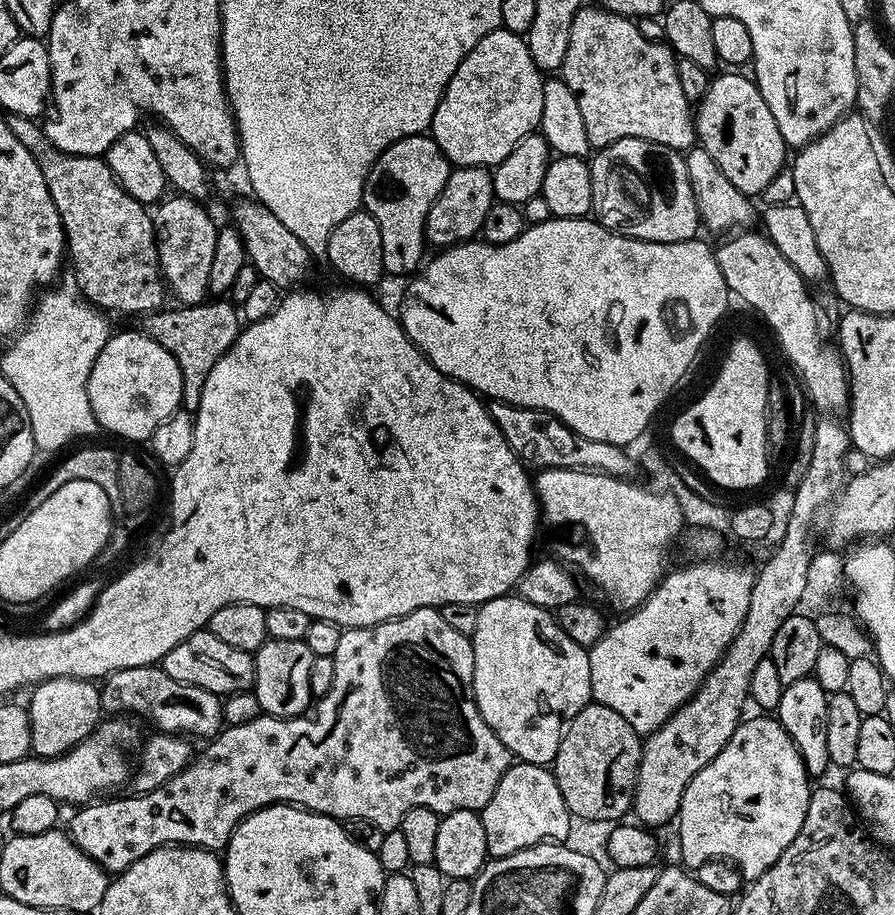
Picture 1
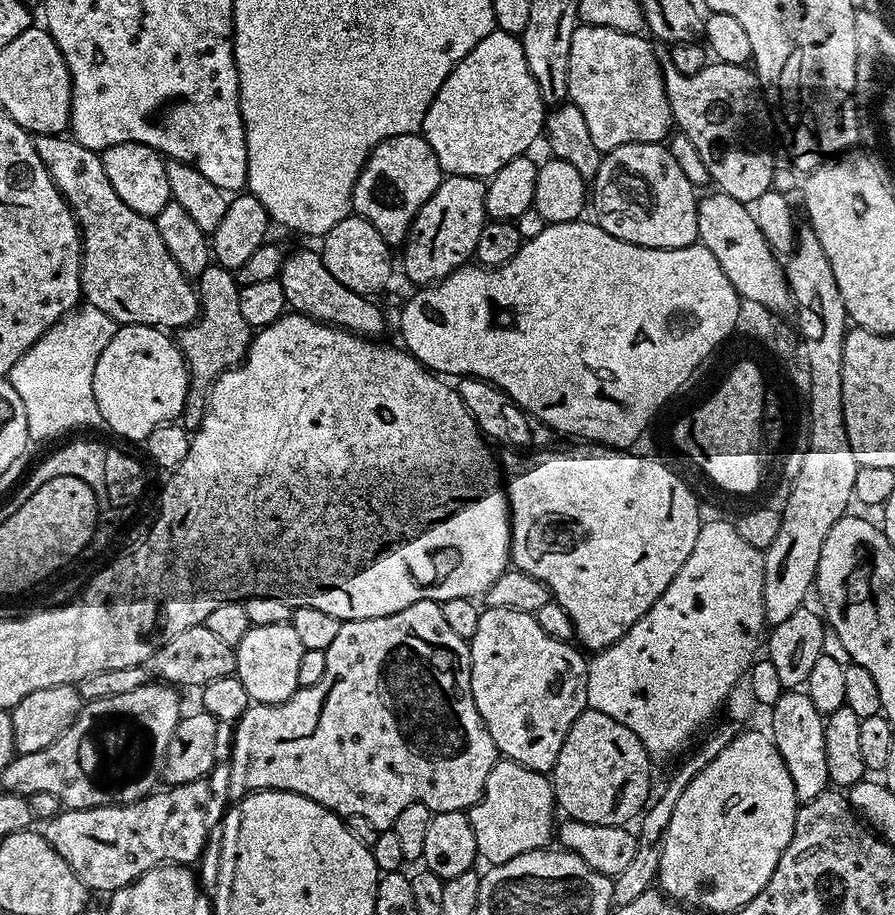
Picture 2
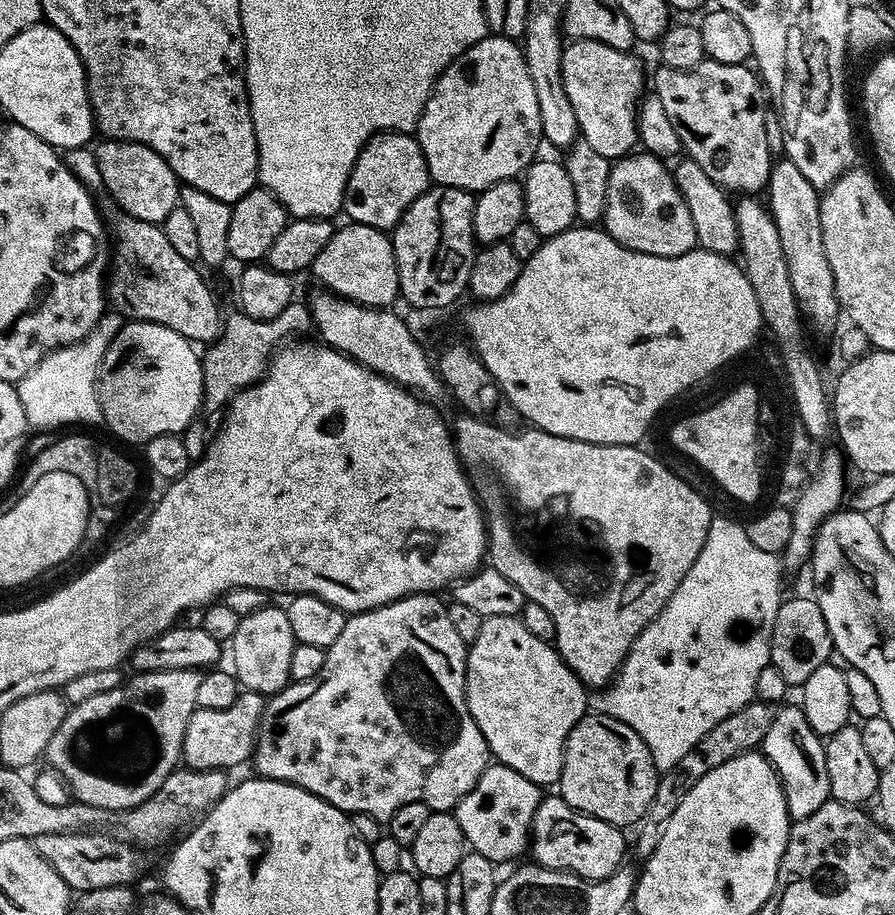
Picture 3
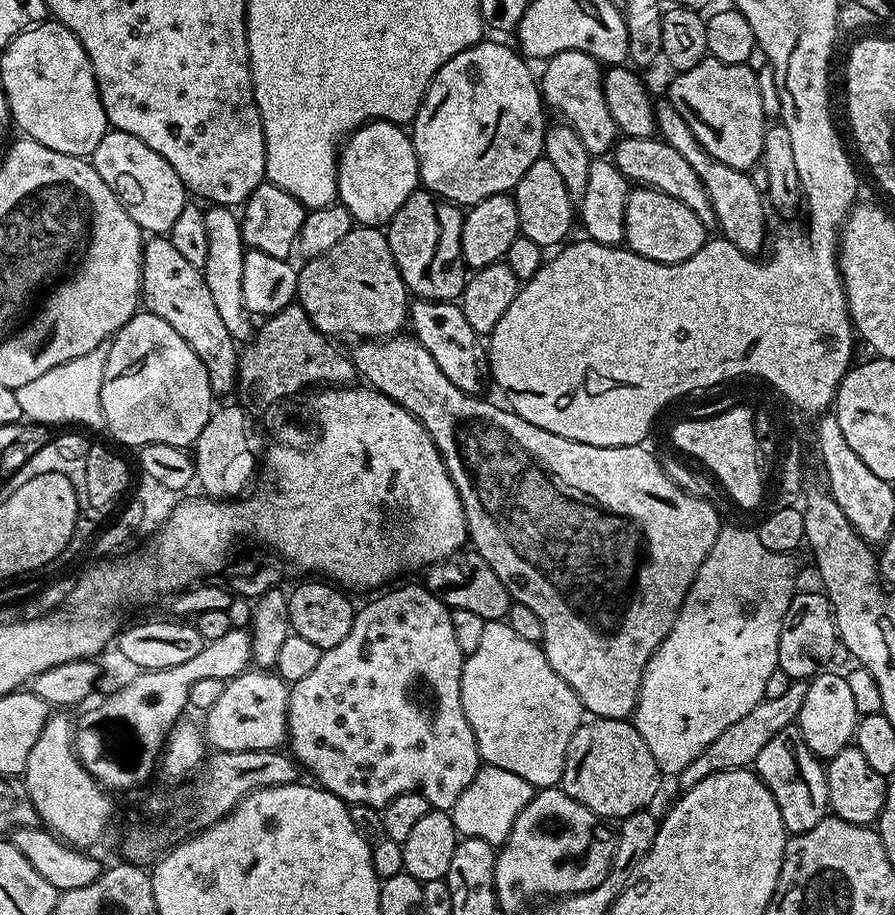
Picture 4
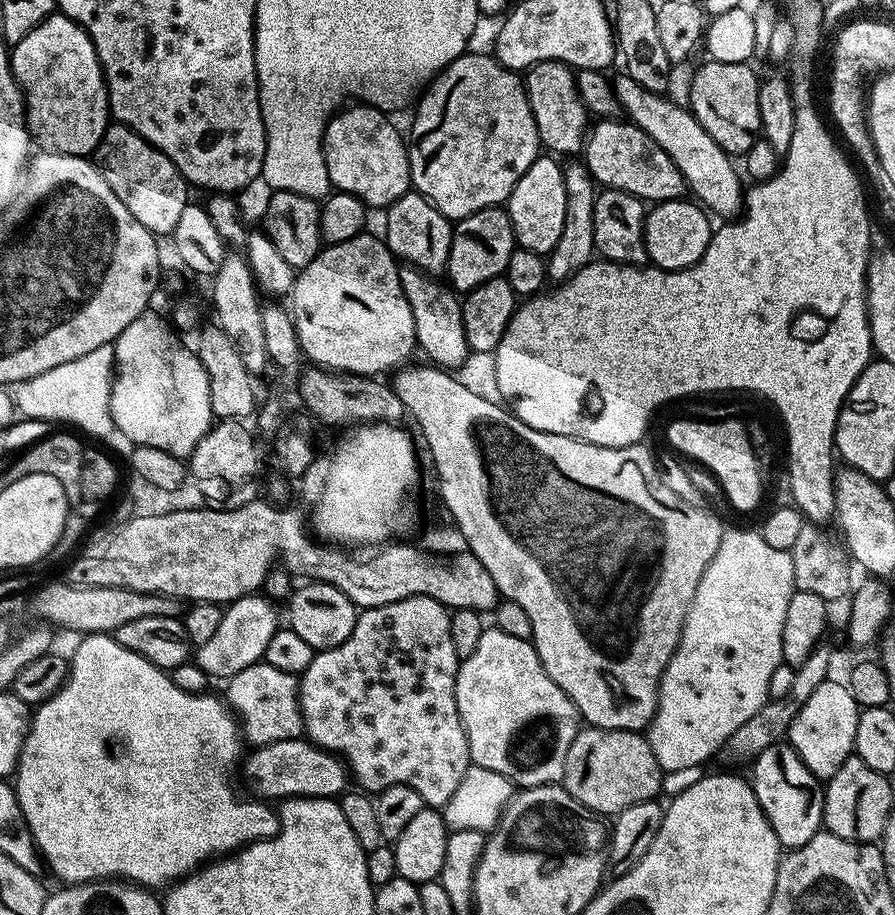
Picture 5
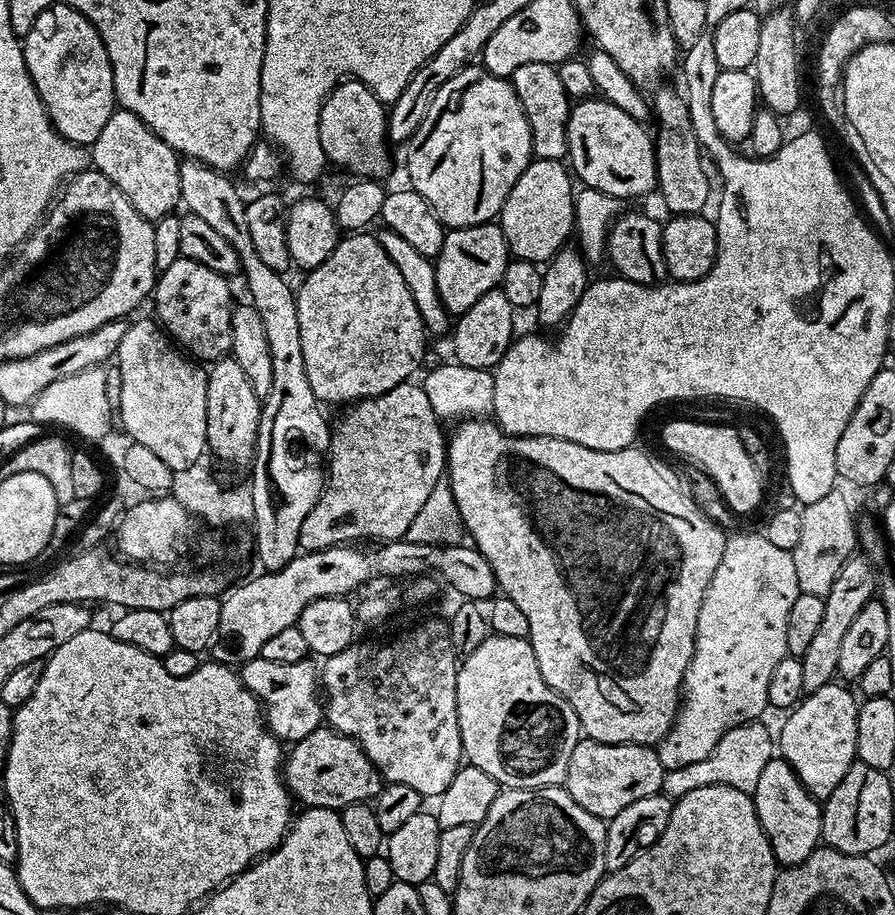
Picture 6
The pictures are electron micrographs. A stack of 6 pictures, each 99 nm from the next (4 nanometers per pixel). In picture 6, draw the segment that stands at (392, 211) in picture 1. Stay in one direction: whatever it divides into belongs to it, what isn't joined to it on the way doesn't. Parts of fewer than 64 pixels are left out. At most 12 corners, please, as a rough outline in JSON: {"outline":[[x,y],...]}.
{"outline":[[345,78],[324,99],[318,134],[329,161],[383,181],[386,105]]}

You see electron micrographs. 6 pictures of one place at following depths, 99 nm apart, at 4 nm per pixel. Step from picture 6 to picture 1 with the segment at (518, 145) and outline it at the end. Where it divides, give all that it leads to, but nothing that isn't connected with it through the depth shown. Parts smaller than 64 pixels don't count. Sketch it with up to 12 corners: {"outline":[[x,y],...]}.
{"outline":[[493,30],[444,87],[430,135],[491,169],[533,135],[545,77]]}

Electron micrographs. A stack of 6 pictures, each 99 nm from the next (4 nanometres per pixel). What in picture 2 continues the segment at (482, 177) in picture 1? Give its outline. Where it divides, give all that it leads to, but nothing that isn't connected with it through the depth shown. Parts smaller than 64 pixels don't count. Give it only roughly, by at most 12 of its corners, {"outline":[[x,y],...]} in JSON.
{"outline":[[445,175],[402,245],[416,286],[475,257],[487,183]]}

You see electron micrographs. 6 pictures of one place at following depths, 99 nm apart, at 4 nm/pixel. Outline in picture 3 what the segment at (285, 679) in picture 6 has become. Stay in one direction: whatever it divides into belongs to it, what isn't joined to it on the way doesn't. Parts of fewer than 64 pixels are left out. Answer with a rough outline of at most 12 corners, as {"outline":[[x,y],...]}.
{"outline":[[244,690],[226,710],[197,708],[183,763],[233,770],[256,750],[265,703]]}

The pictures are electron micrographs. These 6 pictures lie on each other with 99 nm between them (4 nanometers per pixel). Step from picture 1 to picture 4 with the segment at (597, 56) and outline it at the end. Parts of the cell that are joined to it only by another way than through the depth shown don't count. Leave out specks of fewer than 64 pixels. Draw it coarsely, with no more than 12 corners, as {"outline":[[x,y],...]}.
{"outline":[[590,54],[547,57],[540,95],[593,158],[613,151],[618,129]]}

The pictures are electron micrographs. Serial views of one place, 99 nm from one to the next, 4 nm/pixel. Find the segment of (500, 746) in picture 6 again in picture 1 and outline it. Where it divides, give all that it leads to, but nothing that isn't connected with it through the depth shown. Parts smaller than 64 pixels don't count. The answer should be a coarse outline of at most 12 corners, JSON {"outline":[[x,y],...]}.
{"outline":[[515,594],[479,605],[472,696],[551,765],[594,696],[588,649]]}

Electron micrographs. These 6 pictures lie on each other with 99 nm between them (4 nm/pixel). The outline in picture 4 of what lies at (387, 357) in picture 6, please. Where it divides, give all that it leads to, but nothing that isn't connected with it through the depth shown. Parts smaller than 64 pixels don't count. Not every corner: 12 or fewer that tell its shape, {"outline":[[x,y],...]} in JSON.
{"outline":[[380,228],[307,261],[298,302],[329,338],[387,338],[410,293]]}

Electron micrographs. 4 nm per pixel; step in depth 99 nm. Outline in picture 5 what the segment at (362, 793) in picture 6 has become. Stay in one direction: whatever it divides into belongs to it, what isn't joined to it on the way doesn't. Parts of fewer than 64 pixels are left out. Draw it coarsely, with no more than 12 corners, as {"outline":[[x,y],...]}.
{"outline":[[307,738],[253,747],[244,784],[268,802],[330,800],[344,761]]}

